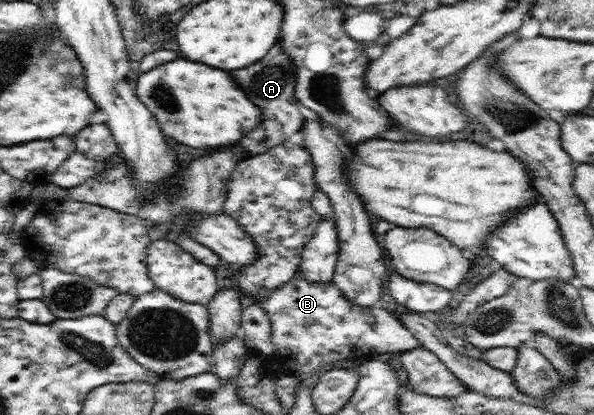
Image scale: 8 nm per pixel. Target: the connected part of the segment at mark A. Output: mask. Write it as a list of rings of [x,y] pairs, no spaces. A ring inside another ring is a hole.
[[[280,44],[272,46],[268,56],[258,60],[258,64],[252,64],[244,70],[234,70],[232,76],[240,82],[248,100],[252,100],[260,108],[260,114],[262,114],[260,126],[253,128],[246,138],[240,140],[240,144],[242,144],[242,148],[247,155],[264,154],[284,141],[300,142],[301,128],[306,118],[302,116],[296,105],[298,104],[295,97],[296,67],[290,58],[282,52]]]

